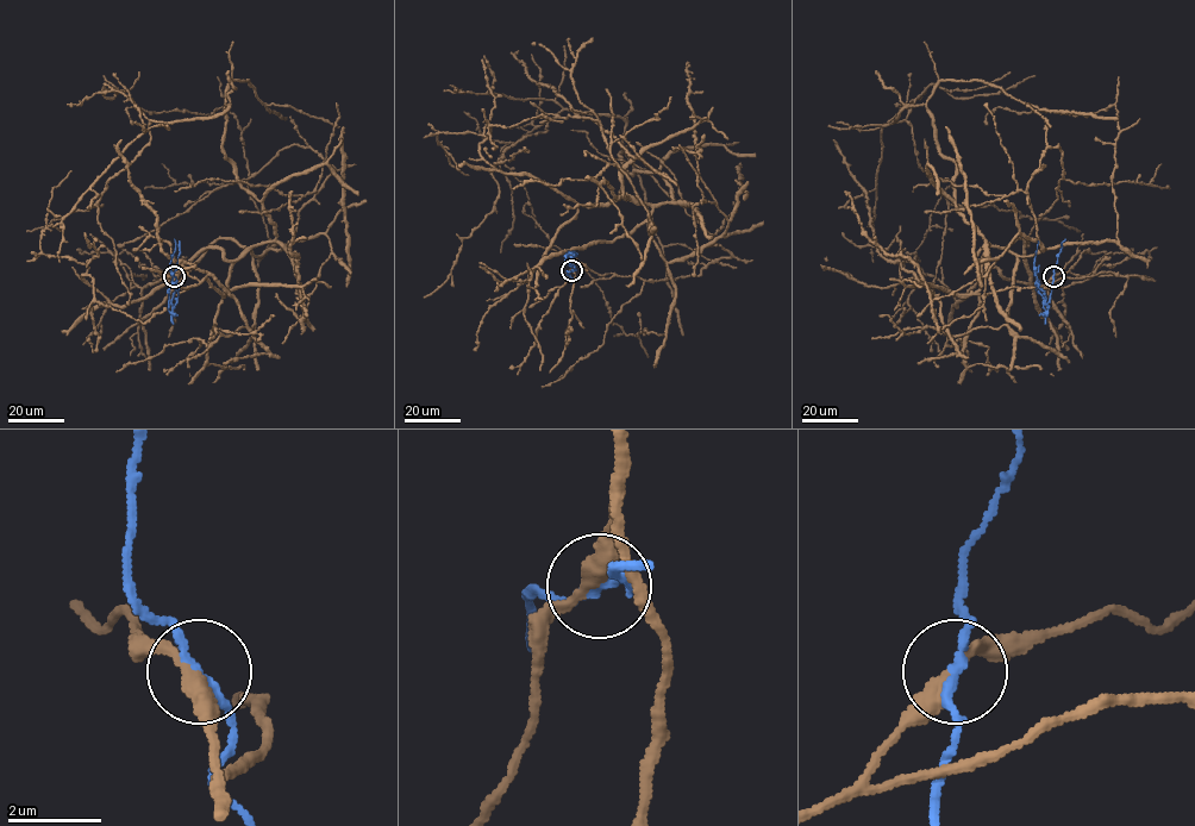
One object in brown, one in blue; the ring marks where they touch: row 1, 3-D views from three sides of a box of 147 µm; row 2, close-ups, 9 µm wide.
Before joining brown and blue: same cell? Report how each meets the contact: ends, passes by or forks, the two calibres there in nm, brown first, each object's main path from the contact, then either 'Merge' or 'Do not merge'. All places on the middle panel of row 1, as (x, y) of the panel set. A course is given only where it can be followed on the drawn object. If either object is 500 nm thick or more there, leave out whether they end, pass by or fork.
At the ring brown passes by. At the ring blue passes by. Thickness 340 nm (brown) against 190 nm. Course of brown: (570, 270), (673, 192), (625, 169), (619, 117), (567, 110), (492, 168), (493, 210), (424, 298). Course of blue: (570, 270), (575, 268), (565, 263), (565, 256), (573, 251), (576, 256). Do not merge

